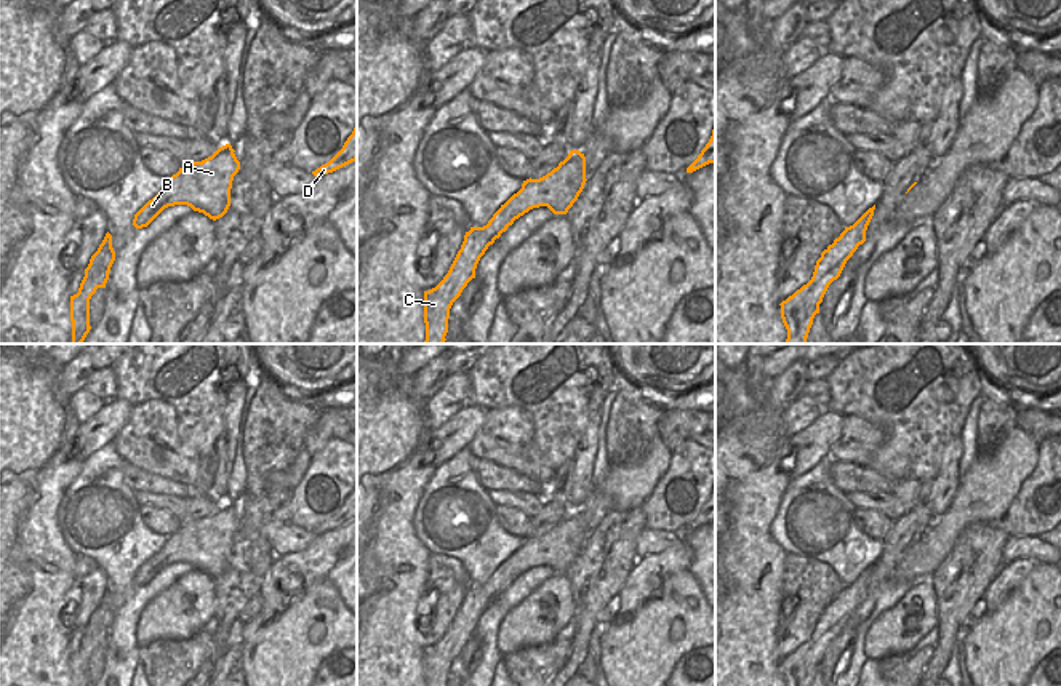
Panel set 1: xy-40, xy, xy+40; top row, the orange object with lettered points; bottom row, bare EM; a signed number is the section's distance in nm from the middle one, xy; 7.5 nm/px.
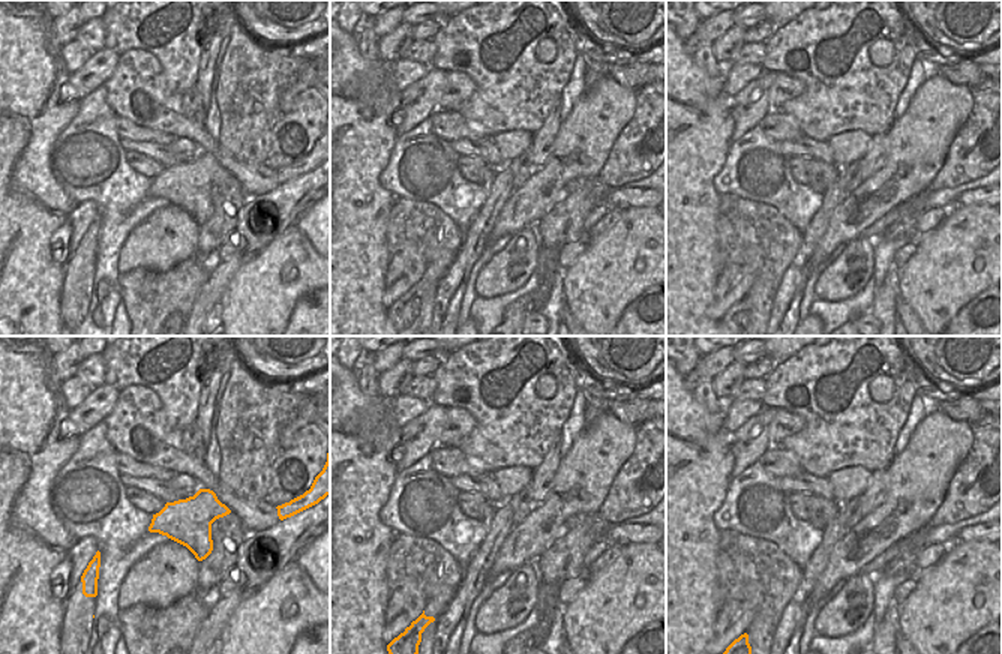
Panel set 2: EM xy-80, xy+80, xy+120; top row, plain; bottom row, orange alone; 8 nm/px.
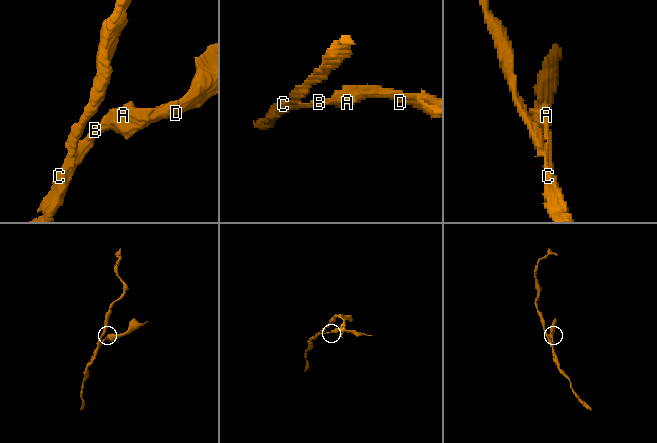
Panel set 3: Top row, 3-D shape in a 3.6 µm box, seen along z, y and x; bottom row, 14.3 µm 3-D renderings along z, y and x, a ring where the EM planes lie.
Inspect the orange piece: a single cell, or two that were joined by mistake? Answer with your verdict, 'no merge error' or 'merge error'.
no merge error

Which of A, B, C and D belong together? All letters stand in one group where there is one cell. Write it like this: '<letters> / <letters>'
A B C D

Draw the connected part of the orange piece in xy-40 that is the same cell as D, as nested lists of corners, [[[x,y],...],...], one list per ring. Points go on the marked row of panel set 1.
[[[357,125],[342,149],[325,165],[312,171],[315,177],[333,173],[357,160]]]

